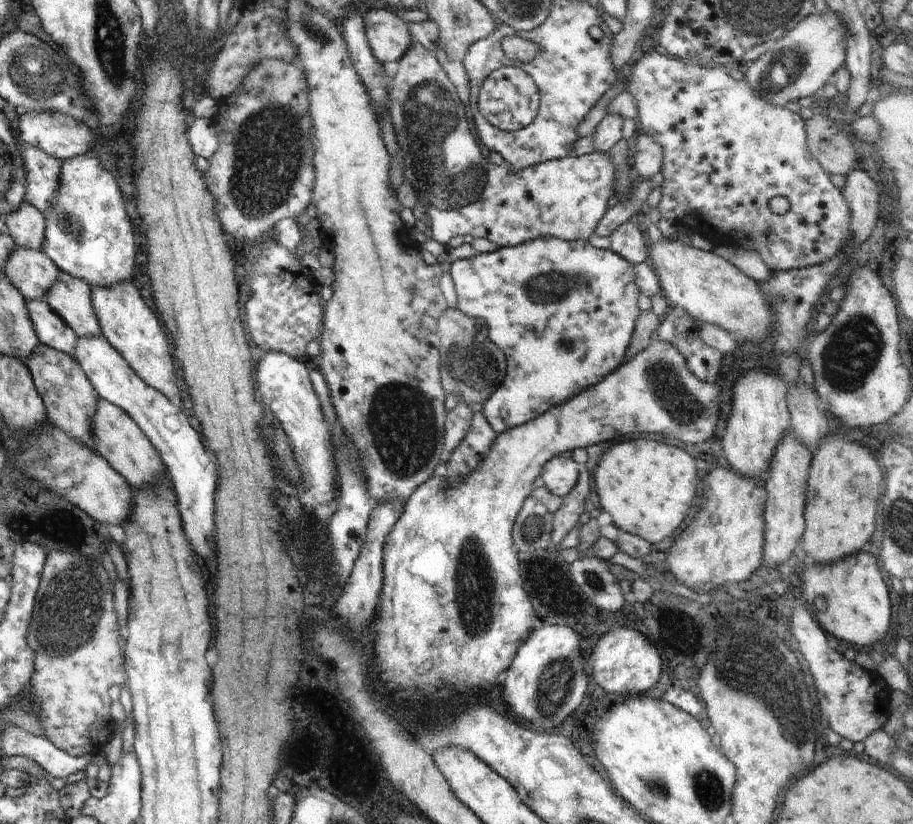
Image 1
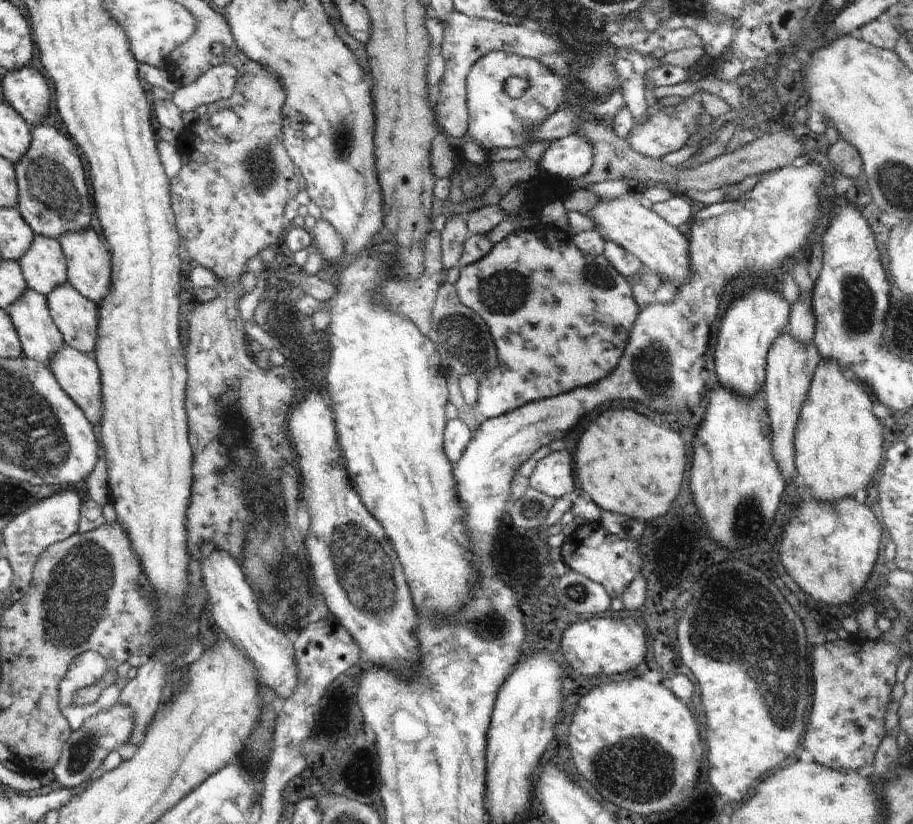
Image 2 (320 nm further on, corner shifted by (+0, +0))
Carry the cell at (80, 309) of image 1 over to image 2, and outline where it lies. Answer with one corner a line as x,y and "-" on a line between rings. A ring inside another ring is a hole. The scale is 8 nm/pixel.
35,234
17,263
27,286
45,297
55,286
68,282
67,262
56,239

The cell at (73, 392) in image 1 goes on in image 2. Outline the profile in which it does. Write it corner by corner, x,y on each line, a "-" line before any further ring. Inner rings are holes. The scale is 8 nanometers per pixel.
26,287
18,300
7,308
7,313
16,329
23,353
48,366
49,358
64,344
64,339
50,316
47,298

